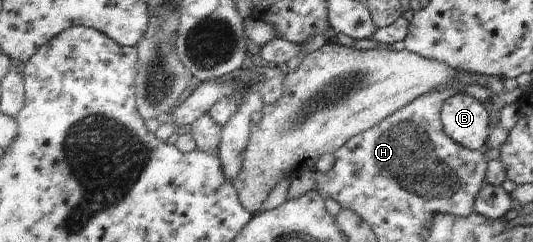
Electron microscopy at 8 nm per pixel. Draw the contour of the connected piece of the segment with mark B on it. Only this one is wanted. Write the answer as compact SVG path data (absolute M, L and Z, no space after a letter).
M455 93L442 111L447 135L470 150L482 150L491 137L491 117L479 98Z

